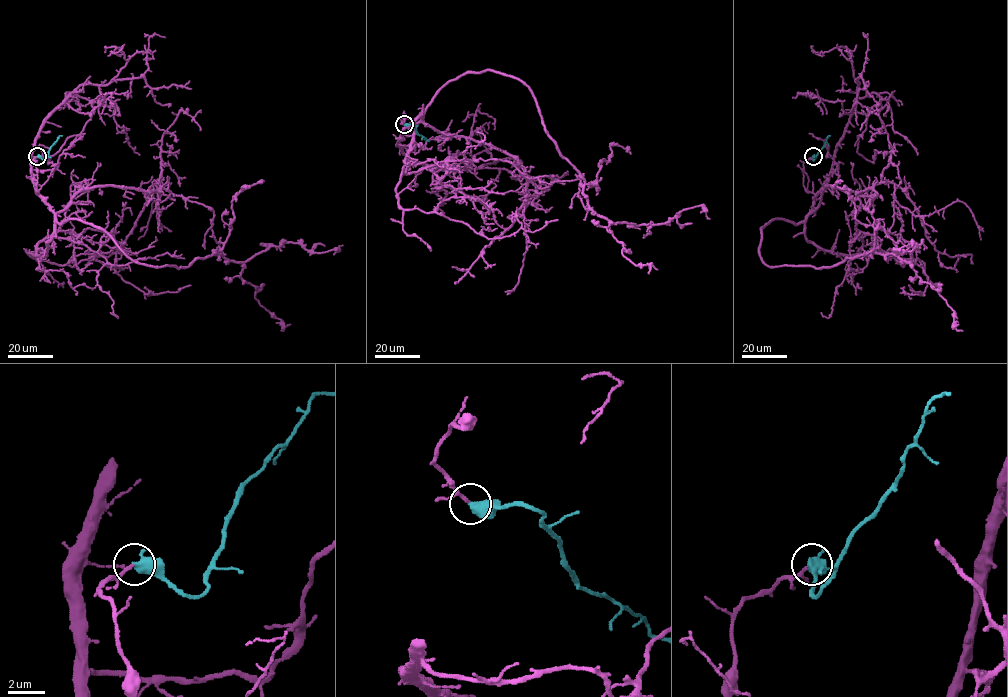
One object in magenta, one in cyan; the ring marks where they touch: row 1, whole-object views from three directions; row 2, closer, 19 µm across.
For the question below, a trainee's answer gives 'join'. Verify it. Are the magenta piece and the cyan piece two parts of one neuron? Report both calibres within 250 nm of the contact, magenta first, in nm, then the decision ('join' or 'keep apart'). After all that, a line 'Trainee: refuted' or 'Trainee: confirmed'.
130/600 nm | join
Trainee: confirmed

